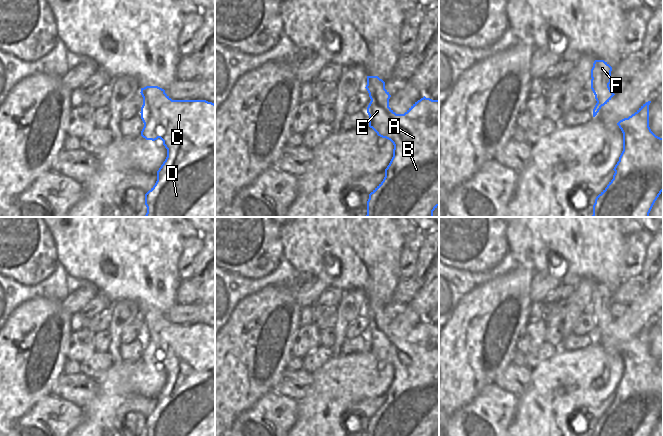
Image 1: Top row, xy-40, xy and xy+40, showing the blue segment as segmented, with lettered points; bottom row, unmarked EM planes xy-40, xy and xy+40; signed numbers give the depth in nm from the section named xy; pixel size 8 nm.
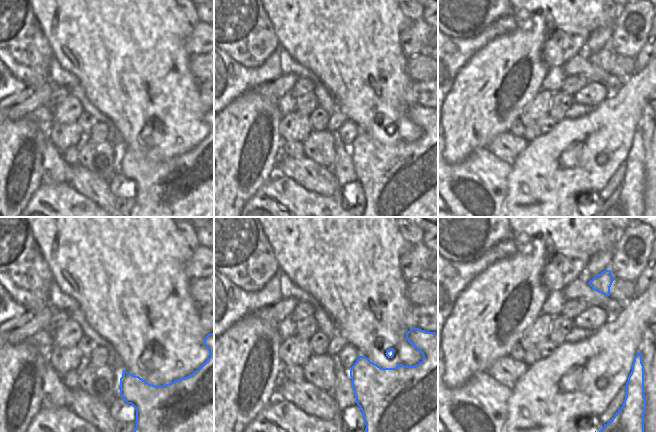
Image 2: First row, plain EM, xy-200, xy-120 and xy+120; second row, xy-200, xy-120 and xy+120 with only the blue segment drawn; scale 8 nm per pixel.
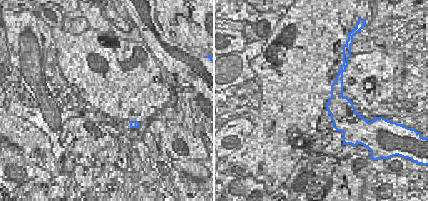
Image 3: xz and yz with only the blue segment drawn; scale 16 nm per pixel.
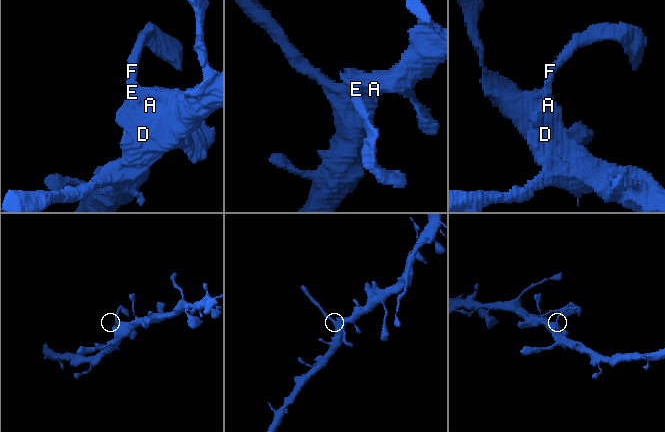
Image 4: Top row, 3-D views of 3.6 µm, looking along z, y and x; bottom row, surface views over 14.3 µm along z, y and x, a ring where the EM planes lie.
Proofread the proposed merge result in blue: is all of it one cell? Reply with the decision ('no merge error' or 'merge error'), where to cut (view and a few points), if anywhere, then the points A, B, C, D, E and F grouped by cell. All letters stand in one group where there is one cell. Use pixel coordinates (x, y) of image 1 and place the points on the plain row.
merge error | xy+40 (592, 302), (609, 307) | A B C D E / F

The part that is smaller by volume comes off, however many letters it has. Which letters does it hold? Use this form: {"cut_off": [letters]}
{"cut_off": ["F"]}

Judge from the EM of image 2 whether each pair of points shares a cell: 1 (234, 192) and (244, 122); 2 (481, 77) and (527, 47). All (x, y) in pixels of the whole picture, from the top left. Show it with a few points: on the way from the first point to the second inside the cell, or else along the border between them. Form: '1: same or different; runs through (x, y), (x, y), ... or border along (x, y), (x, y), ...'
1: same; runs through (233, 175), (233, 154), (241, 145), (243, 139)
2: same; runs through (492, 77), (497, 77), (516, 58)

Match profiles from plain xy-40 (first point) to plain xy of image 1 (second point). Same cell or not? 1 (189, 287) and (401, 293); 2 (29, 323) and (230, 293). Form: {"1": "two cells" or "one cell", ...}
{"1": "one cell", "2": "two cells"}

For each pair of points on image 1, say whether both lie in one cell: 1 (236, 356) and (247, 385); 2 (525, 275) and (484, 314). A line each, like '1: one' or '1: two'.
1: one
2: one

